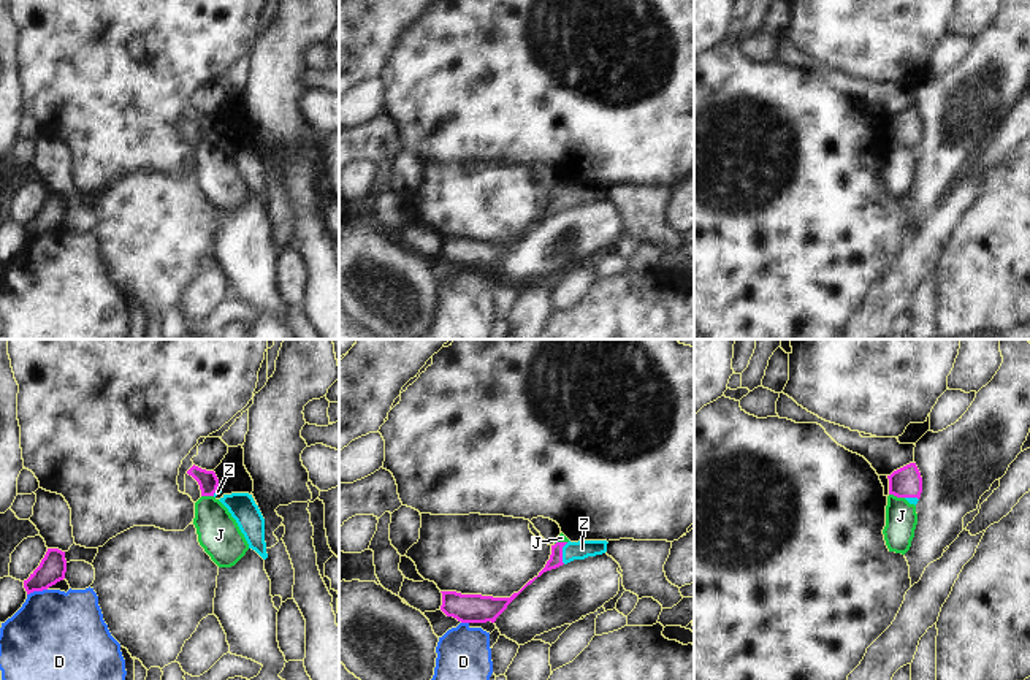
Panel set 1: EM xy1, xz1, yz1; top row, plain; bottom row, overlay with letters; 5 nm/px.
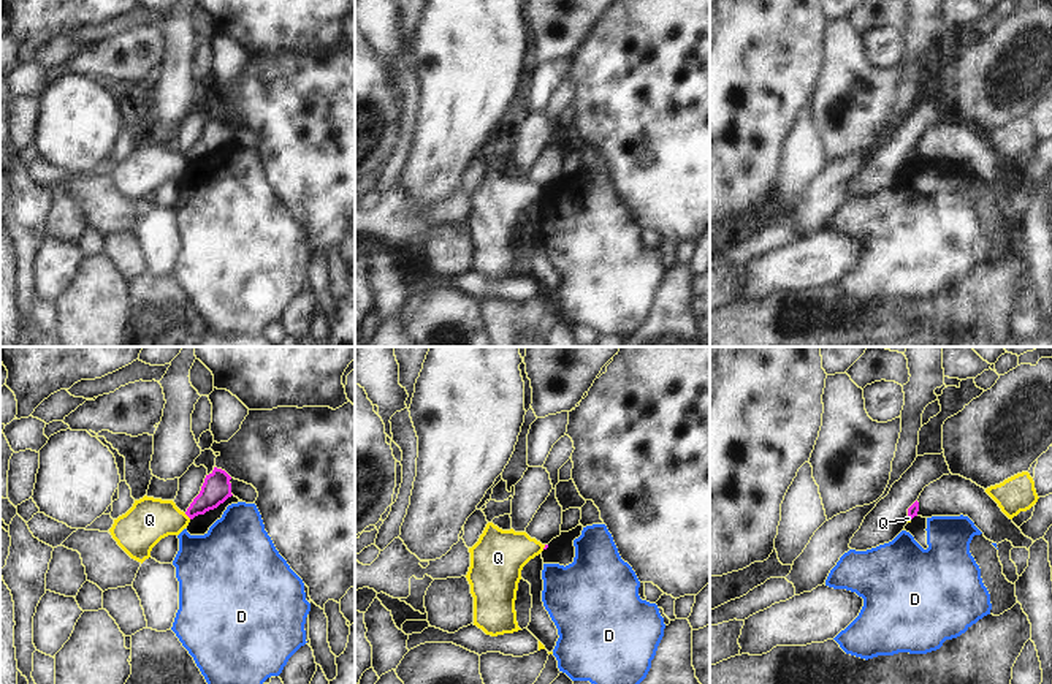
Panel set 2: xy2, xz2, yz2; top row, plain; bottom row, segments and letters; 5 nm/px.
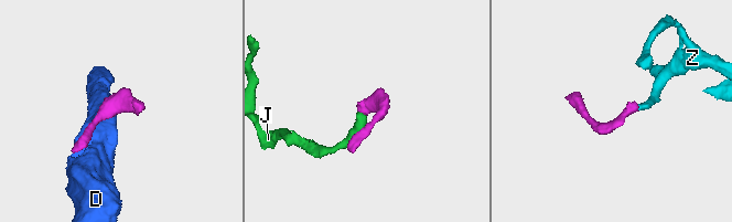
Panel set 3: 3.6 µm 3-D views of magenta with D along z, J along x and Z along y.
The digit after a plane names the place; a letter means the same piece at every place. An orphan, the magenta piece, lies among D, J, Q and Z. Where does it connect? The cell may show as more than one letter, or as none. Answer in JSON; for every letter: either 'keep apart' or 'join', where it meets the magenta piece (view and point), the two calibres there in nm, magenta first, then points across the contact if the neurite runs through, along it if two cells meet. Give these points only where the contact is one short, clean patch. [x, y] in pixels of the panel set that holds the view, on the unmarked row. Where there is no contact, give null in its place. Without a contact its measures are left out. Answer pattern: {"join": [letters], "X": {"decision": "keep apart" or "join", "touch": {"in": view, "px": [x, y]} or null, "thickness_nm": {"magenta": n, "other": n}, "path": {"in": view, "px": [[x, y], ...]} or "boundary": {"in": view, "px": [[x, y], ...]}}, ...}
{"join": ["Z"], "D": {"decision": "keep apart", "touch": {"in": "xy1", "px": [37, 235]}, "thickness_nm": {"magenta": 140, "other": 460}}, "J": {"decision": "keep apart", "touch": {"in": "yz1", "px": [897, 141]}, "thickness_nm": {"magenta": 160, "other": 160}, "boundary": {"in": "yz1", "px": [[889, 138], [904, 143]]}}, "Q": {"decision": "keep apart", "touch": {"in": "xy2", "px": [187, 160]}, "thickness_nm": {"magenta": 150, "other": 220}, "boundary": {"in": "xy2", "px": [[184, 159], [190, 163]]}}, "Z": {"decision": "join", "touch": {"in": "xz1", "px": [561, 198]}, "thickness_nm": {"magenta": 70, "other": 100}, "path": {"in": "xz1", "px": [[555, 205], [561, 198], [572, 195]]}}}

